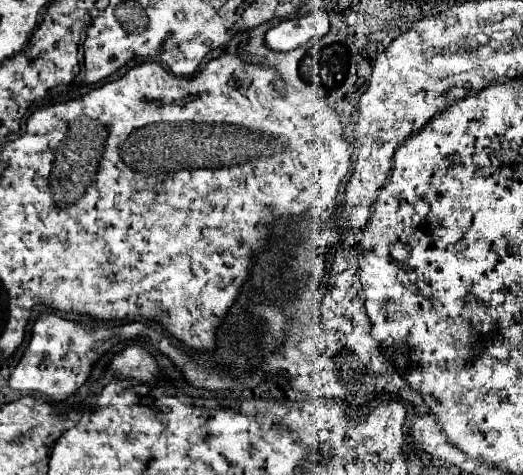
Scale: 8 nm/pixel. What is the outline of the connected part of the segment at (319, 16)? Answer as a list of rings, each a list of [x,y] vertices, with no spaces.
[[[313,10],[307,16],[283,20],[281,24],[273,26],[265,36],[265,46],[275,52],[289,52],[295,50],[309,40],[319,40],[329,32],[329,18],[327,12]]]

